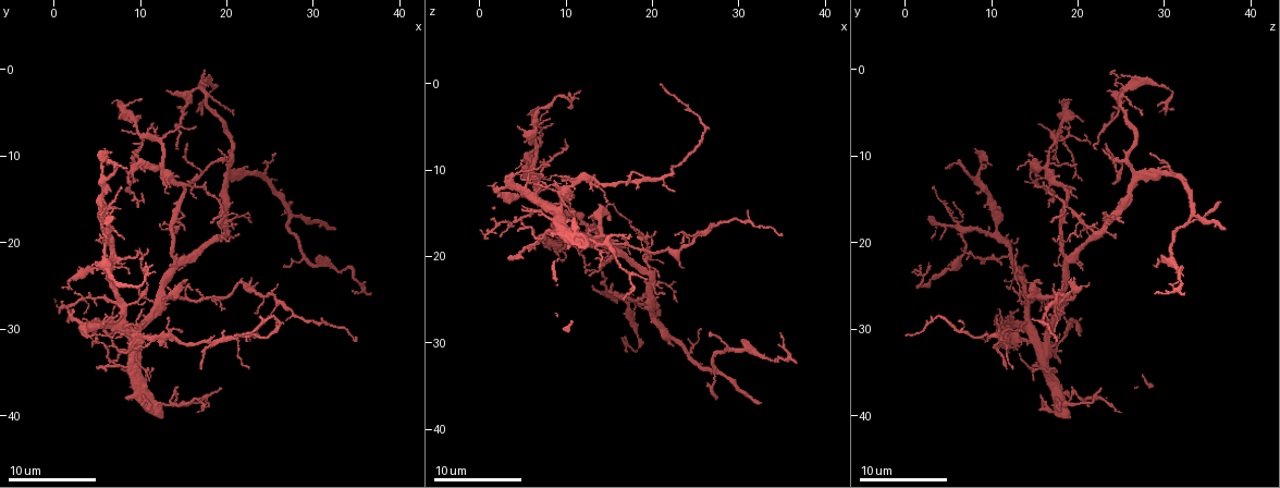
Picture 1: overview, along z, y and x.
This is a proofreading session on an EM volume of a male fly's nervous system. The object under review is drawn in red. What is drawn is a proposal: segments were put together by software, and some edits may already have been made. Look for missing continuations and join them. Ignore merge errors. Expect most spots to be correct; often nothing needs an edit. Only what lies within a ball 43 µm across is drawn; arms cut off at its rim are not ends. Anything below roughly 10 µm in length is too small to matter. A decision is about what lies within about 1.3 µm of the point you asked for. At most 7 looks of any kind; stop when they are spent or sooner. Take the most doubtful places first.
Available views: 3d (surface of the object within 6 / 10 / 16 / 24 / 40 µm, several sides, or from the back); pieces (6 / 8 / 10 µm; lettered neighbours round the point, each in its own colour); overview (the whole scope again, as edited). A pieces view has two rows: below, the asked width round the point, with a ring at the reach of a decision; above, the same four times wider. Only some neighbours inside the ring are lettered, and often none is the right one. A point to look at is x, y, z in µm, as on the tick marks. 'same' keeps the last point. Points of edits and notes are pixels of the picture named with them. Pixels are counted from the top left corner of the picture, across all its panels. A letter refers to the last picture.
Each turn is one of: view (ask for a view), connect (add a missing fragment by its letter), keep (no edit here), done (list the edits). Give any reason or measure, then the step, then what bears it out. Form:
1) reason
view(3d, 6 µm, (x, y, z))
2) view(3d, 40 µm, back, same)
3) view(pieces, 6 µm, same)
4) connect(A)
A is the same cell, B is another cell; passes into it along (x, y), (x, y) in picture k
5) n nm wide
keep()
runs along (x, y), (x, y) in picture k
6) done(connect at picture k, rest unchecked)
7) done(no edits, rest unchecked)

an open end
view(3d, 6 µm, (17.2, 34.2, 11.8))

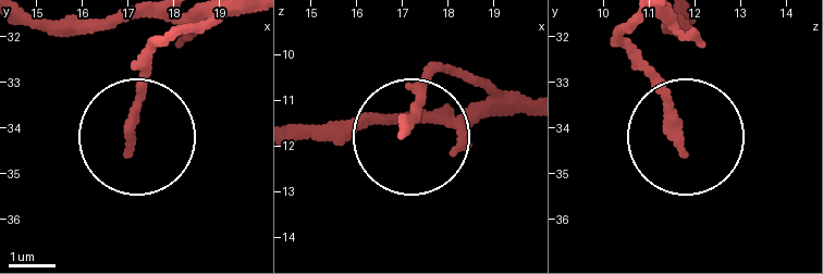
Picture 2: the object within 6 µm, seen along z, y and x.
what lies round it
view(pieces, 10 µm, (17.10, 34.45, 11.70))

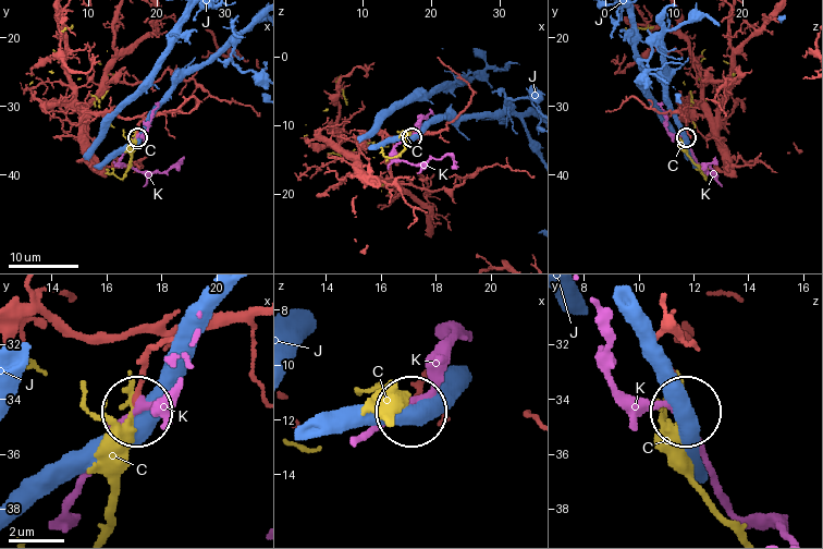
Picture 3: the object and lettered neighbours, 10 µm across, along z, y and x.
keep()
C, J and K are other cells; none of them fits

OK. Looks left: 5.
an open end
view(3d, 10 µm, (26.8, 22.8, 29.0))

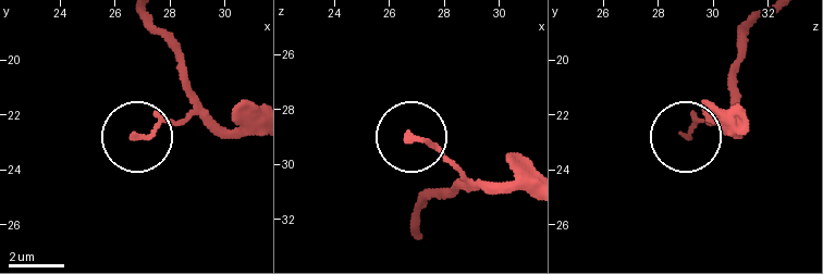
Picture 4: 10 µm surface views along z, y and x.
see the neighbours
view(pieces, 10 µm, (26.7, 22.8, 29.0))

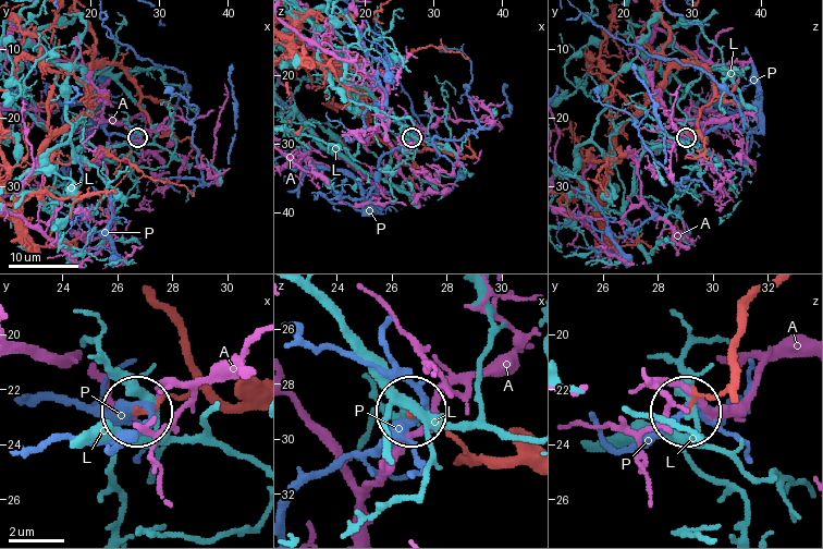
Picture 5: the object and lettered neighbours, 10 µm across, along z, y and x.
keep()
A, L and P are other cells; none of them fits

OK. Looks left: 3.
free end
view(pieces, 10 µm, (15.8, 13.2, 24.2))

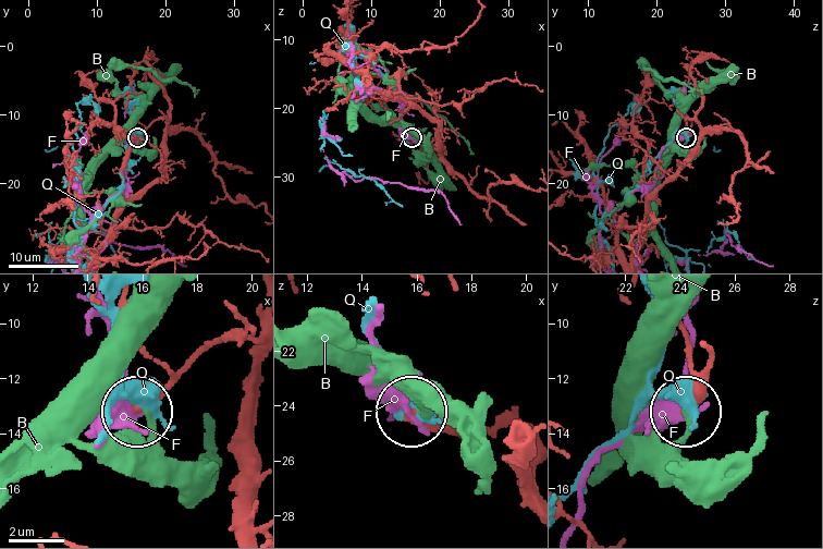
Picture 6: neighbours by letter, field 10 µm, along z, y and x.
200 nm wide
keep()
B, F and Q are other cells; runs along (701, 346), (707, 387), (687, 412) in picture 6; none of them fits

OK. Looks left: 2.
tapers out
view(pieces, 8 µm, (19.4, 28.0, 17.6))

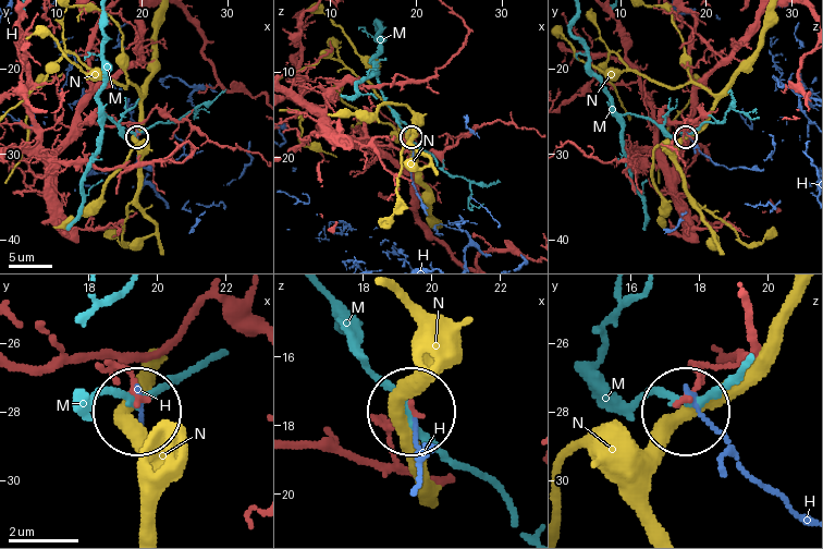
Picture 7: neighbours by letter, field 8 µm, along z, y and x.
keep()
H, M and N are other cells; runs along (298, 444), (378, 459), (413, 403) in picture 7; no lettered fragment goes on from it

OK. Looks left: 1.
done(no edits, rest unchecked)

